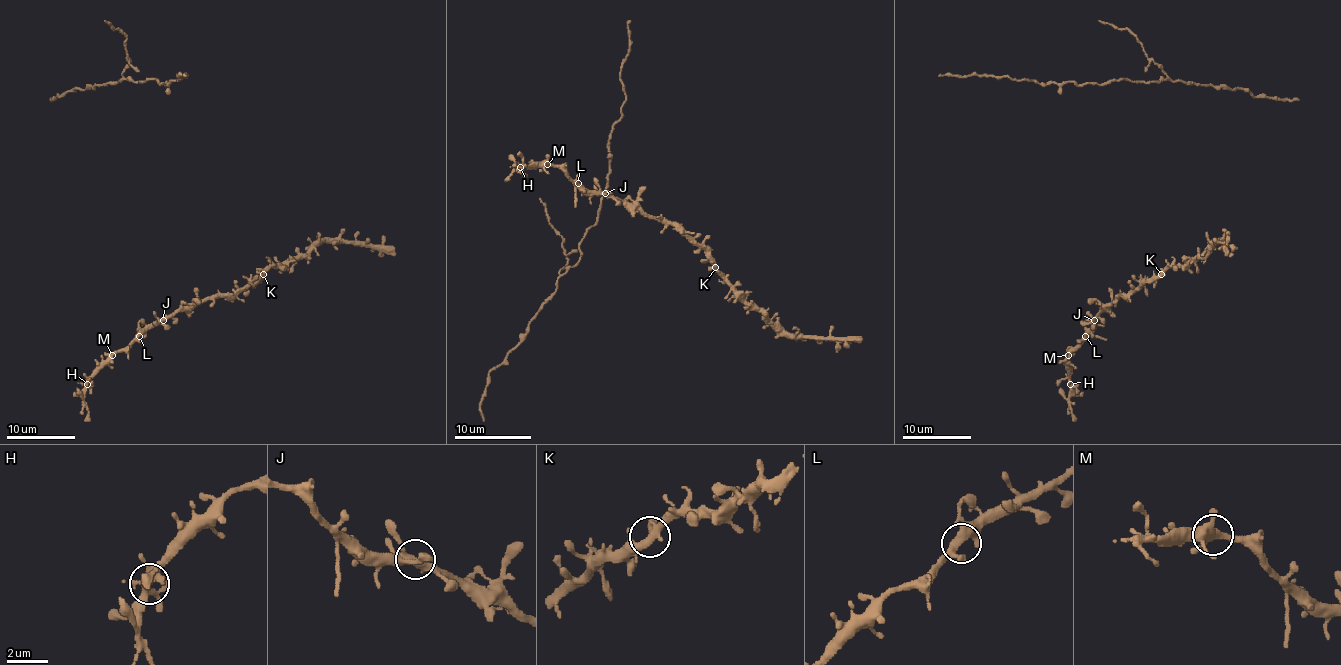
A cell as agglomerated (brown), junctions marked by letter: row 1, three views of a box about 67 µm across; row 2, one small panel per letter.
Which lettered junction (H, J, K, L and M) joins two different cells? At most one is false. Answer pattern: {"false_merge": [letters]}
{"false_merge": []}

